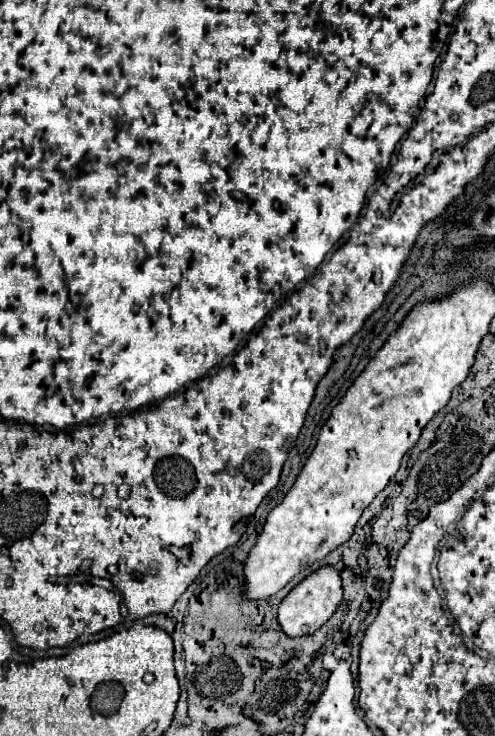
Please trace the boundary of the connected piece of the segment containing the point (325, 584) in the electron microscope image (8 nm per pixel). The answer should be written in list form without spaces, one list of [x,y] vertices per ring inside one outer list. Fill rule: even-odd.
[[[322,567],[316,573],[308,575],[304,581],[300,581],[284,597],[284,601],[280,603],[280,609],[278,609],[278,623],[288,637],[312,635],[334,615],[340,601],[342,601],[342,581],[340,581],[338,571],[334,567]]]

